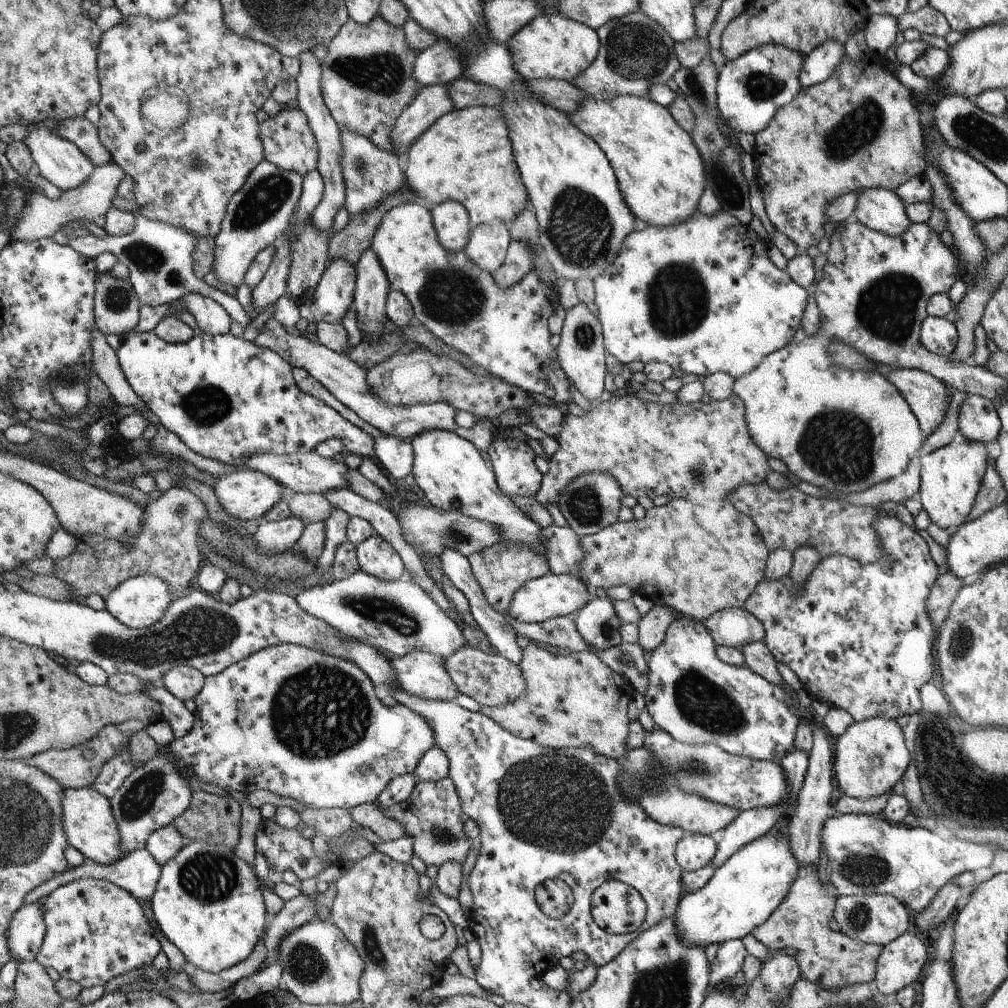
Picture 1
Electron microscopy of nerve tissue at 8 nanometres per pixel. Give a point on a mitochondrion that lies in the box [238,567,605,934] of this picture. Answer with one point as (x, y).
(304, 715)

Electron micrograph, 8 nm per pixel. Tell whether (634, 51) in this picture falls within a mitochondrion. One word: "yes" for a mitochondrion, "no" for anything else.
yes

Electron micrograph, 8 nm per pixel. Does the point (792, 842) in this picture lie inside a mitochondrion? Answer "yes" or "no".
no

